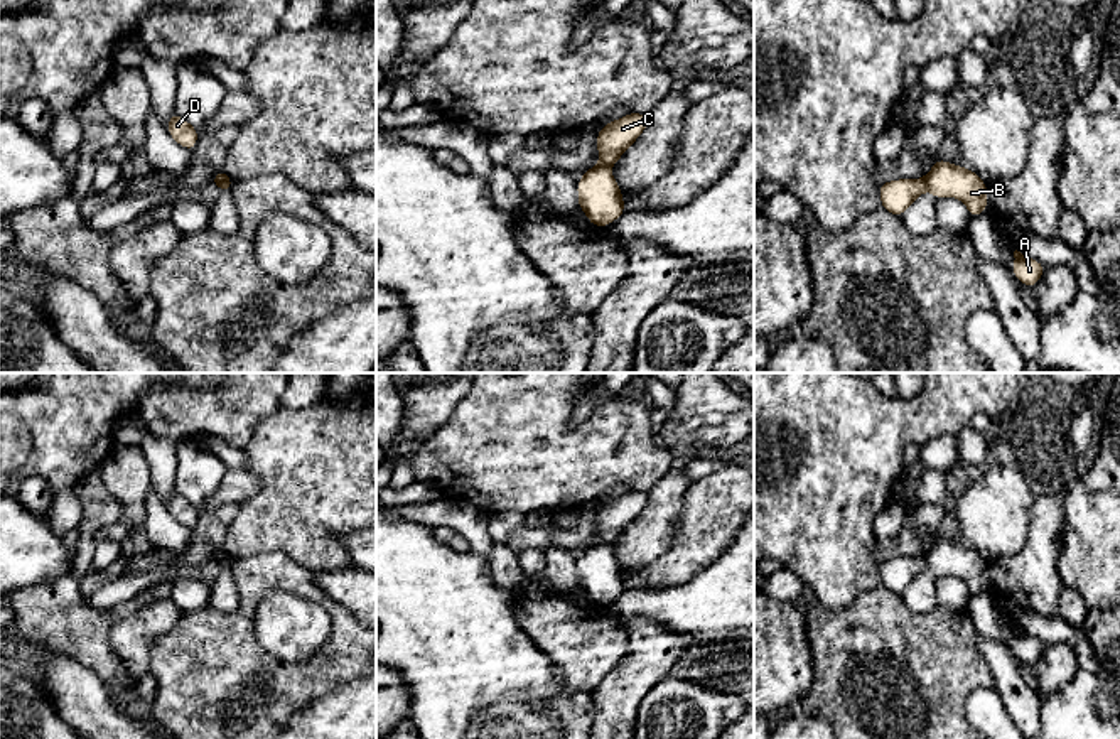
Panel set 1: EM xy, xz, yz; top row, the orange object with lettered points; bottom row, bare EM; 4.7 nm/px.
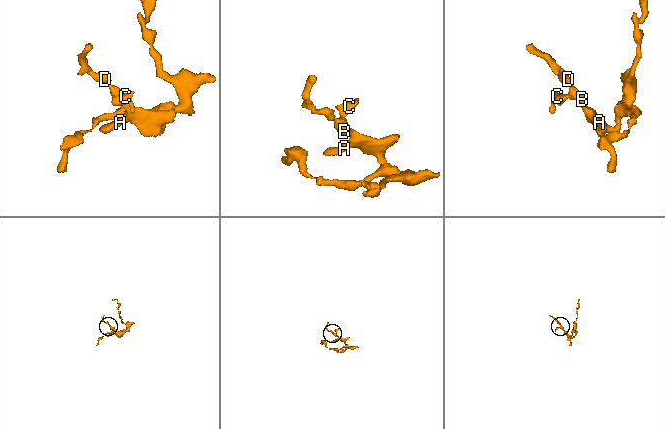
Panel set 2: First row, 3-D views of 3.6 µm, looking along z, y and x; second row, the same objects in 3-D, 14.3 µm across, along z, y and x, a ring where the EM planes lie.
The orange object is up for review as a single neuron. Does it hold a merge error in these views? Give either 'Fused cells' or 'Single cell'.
Fused cells

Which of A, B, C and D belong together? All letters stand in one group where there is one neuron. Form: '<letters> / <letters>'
A B D / C

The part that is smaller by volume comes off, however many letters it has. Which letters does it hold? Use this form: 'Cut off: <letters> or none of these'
Cut off: C

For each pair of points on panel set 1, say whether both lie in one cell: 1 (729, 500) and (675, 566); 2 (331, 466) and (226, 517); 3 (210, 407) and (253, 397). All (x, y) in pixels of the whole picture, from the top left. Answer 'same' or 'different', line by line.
1: same
2: different
3: same

